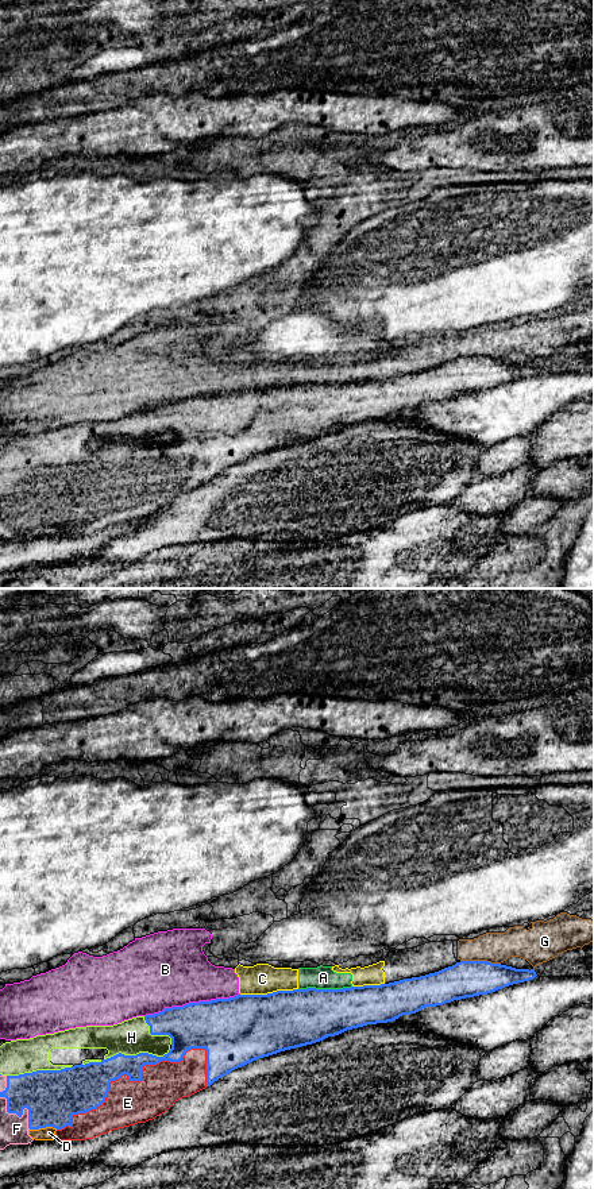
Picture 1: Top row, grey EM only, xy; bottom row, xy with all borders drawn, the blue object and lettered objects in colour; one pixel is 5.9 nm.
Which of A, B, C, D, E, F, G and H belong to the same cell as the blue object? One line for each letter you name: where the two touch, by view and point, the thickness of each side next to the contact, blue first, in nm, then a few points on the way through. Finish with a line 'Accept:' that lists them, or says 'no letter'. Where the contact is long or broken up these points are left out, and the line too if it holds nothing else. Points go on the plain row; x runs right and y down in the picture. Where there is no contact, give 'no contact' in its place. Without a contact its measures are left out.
D: meets blue in xy at (43, 522); 320 nm thick on the blue side, 80 nm on the other
E: meets blue in xy at (128, 474); 240 nm thick on the blue side, 260 nm on the other
F: meets blue in xy at (19, 512); 320 nm thick on the blue side, 170 nm on the other
H: meets blue in xy at (137, 450); 150 nm thick on the blue side, 220 nm on the other
Accept: D, E, F, H

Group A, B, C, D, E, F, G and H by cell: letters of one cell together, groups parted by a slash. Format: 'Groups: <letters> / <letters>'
Groups: A B C G / D E F H

